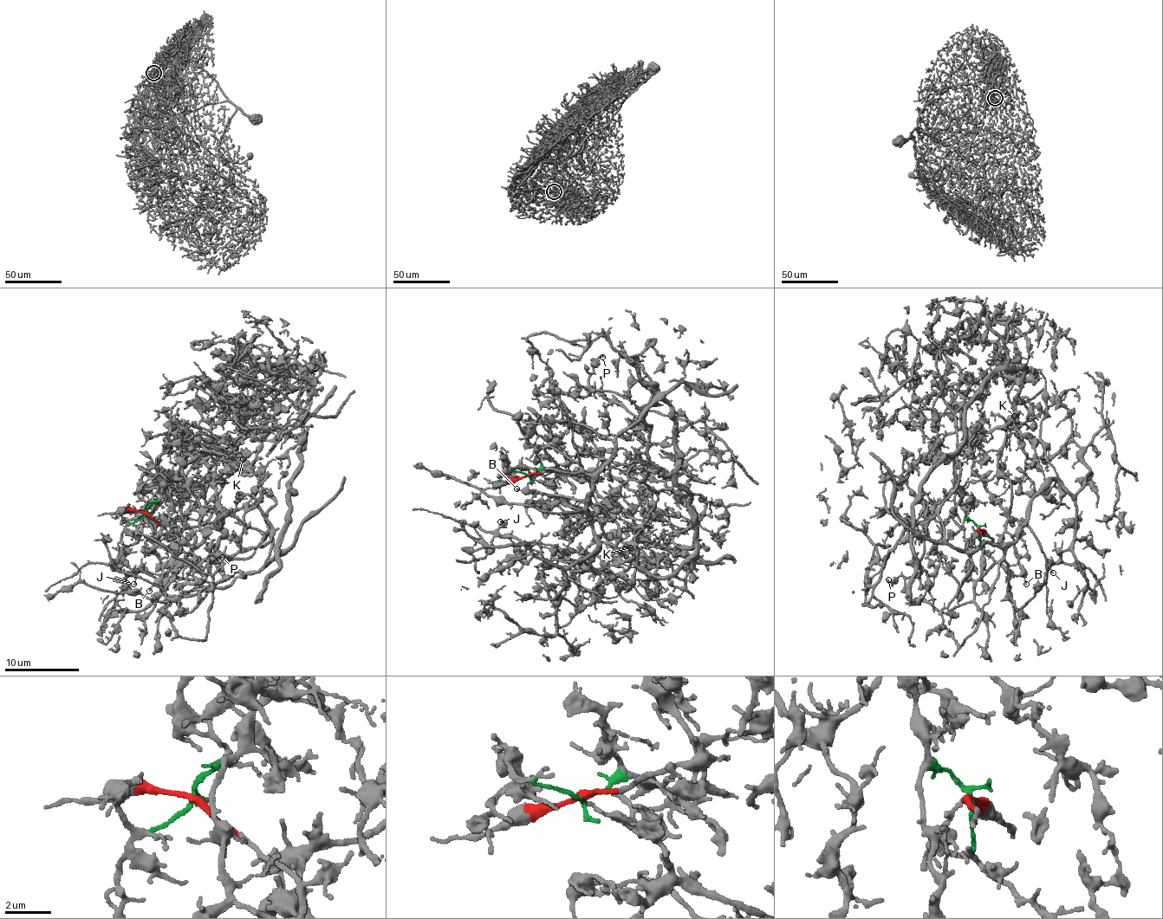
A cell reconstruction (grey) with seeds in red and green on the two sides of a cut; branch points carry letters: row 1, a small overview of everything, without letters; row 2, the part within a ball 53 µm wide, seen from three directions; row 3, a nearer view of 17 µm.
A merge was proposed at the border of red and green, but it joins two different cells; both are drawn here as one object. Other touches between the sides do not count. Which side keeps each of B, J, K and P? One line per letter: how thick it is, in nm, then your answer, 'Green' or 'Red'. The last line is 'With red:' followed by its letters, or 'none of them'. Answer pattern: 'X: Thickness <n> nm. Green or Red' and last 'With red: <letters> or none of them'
B: Thickness 140 nm. Red
J: Thickness 130 nm. Red
K: Thickness 110 nm. Green
P: Thickness 190 nm. Red
With red: B, J, P

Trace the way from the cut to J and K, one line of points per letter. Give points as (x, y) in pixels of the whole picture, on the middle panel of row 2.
J: (529, 475), (556, 466), (545, 451), (549, 447), (592, 479), (594, 550), (561, 566), (503, 536), (500, 521)
K: (529, 475), (545, 469), (586, 478), (605, 501), (616, 524), (619, 548), (622, 545), (631, 547)

